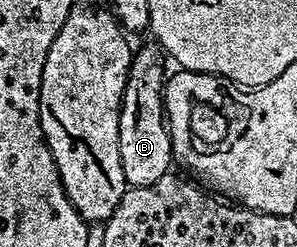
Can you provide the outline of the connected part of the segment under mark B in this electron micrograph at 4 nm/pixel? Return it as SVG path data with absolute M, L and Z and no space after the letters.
M158 47L143 48L131 58L131 68L127 71L127 81L123 91L123 101L119 107L119 149L121 150L121 170L125 170L128 186L153 186L157 178L172 171L171 136L167 132L167 117L163 111L163 85L165 56Z

